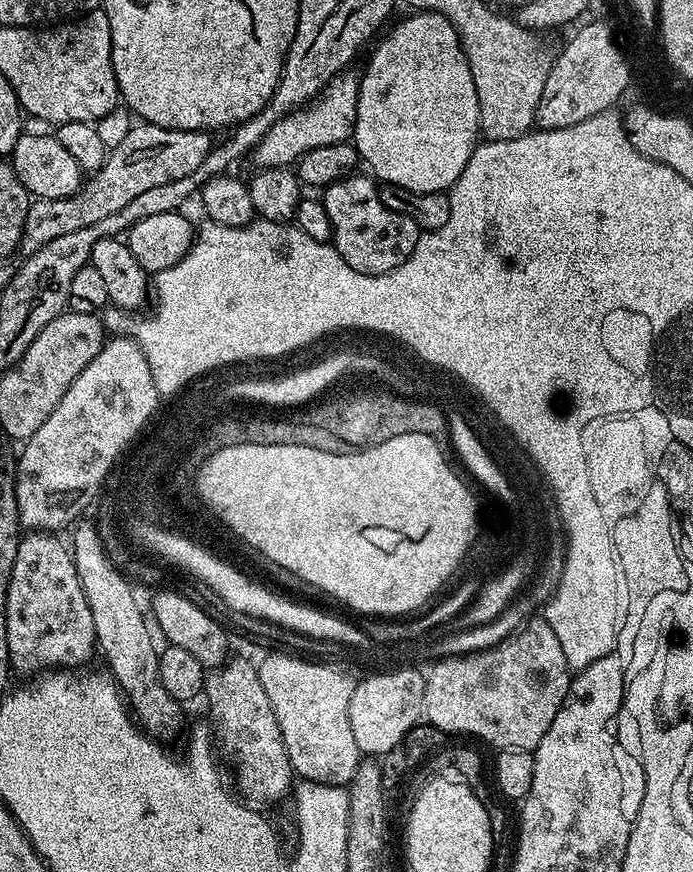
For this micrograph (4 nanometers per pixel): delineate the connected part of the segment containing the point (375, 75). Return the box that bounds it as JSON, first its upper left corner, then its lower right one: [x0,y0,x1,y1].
[354,10,481,192]

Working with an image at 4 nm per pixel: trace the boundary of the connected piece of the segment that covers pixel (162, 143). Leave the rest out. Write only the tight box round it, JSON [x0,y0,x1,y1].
[19,122,212,254]

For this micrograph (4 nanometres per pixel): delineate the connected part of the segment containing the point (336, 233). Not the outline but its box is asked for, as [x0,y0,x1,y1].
[322,175,422,276]

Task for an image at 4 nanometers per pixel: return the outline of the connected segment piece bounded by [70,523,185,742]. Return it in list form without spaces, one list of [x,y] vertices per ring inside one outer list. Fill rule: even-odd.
[[[91,523],[83,524],[75,529],[77,532],[70,539],[70,551],[86,600],[90,602],[90,612],[94,614],[99,655],[104,655],[105,662],[109,664],[105,665],[119,684],[139,725],[146,729],[149,736],[169,742],[180,731],[185,731],[184,712],[180,709],[183,708],[181,701],[172,697],[166,686],[162,686],[160,652],[152,641],[153,629],[150,624],[148,629],[148,624],[144,621],[144,612],[128,585],[129,577],[113,563],[109,551],[100,541],[97,529]]]

